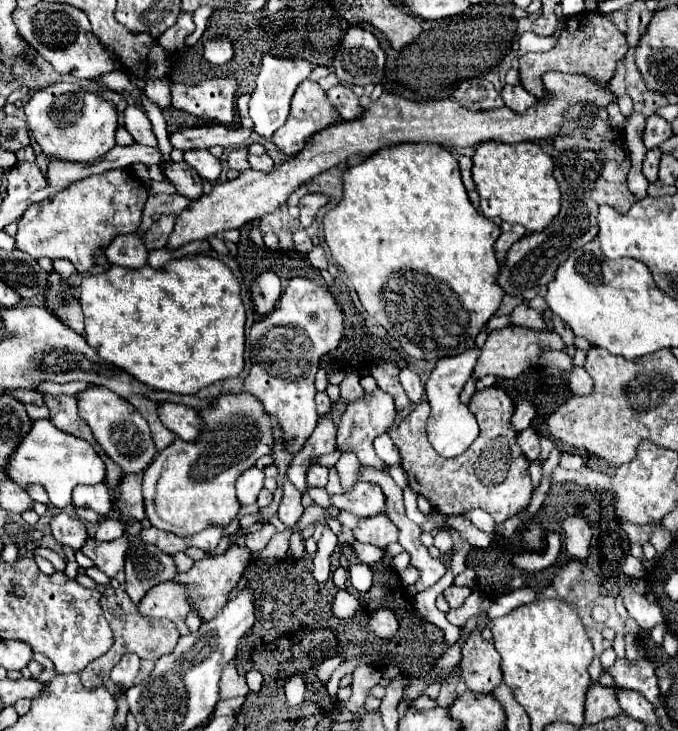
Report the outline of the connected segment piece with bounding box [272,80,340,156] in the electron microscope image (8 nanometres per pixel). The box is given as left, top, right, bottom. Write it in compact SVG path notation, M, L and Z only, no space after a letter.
M304 80L300 88L296 88L296 96L292 96L292 108L284 128L280 128L272 140L284 154L294 156L314 132L338 120L340 114L328 102L324 90L316 82Z

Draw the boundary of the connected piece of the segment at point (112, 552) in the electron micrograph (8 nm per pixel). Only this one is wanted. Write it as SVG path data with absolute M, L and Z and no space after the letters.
M122 536L112 542L96 542L94 538L88 538L82 552L94 562L100 572L104 572L108 578L116 578L116 574L124 568L124 556L128 548L128 536Z

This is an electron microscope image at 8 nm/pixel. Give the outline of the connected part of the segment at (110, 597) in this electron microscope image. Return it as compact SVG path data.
M106 588L102 598L100 598L100 606L104 610L104 616L112 628L112 634L114 634L114 644L112 648L92 660L82 672L80 672L80 680L86 688L94 688L94 686L100 686L108 680L110 676L110 670L114 668L114 664L128 652L134 652L138 654L142 660L158 660L160 656L172 652L172 648L176 646L176 642L180 640L180 632L176 628L176 624L172 624L172 620L160 620L160 618L150 618L150 616L140 616L138 608L132 604L132 600L128 598L128 594L120 588Z

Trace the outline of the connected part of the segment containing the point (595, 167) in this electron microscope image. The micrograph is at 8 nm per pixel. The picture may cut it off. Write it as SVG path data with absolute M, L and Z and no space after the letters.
M600 110L596 124L580 132L576 124L566 124L566 134L554 140L554 176L562 192L562 208L560 214L544 228L542 232L526 234L520 242L516 242L506 256L506 262L500 266L496 282L500 288L524 302L530 302L538 296L540 288L546 286L554 270L560 262L568 258L576 248L592 242L598 234L596 230L596 216L602 204L610 204L620 214L626 214L630 206L636 202L626 186L626 174L630 170L630 152L624 140L624 134L612 130L606 122L606 110Z

